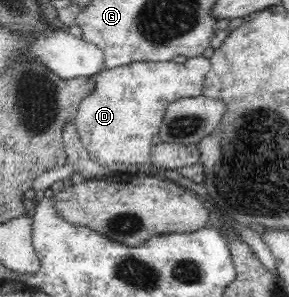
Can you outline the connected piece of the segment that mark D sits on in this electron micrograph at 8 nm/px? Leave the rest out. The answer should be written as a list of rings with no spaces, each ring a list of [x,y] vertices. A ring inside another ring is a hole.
[[[196,56],[184,63],[134,62],[122,67],[100,70],[95,77],[95,90],[76,109],[74,122],[82,146],[92,161],[98,163],[146,163],[152,151],[152,138],[159,135],[161,123],[169,104],[178,99],[199,97],[204,93],[206,74],[210,71],[208,58]]]

